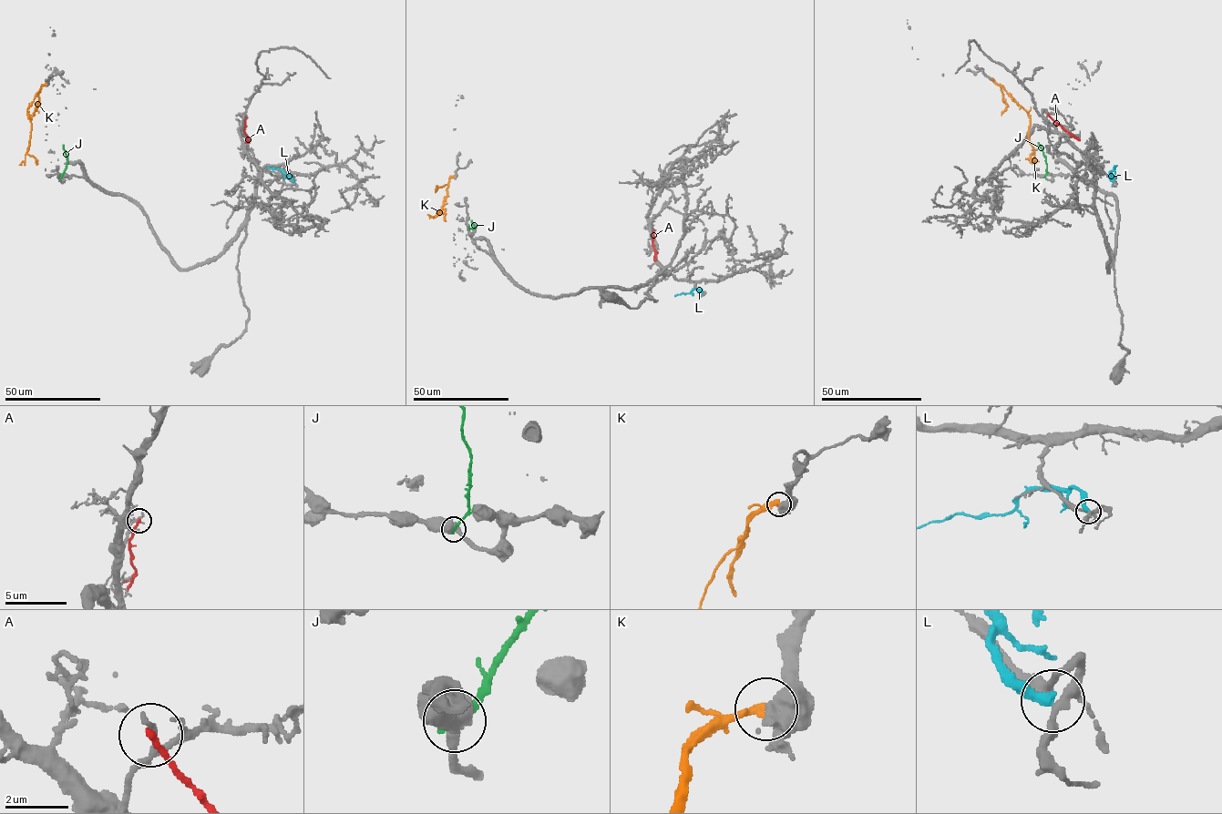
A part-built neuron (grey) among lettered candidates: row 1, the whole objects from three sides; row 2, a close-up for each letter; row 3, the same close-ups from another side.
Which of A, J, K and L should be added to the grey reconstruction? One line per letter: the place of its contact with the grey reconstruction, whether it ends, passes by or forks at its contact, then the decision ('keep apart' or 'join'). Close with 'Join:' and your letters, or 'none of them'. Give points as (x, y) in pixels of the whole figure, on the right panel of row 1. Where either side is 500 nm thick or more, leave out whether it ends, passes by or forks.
A: meets grey at (1048, 114); it ends there; keep apart
J: meets grey at (1044, 177); keep apart
K: meets grey at (991, 79); it ends there; keep apart
L: meets grey at (1114, 181); it ends there; keep apart
Join: none of them

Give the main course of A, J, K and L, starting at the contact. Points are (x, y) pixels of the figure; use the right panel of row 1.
A: (1048, 114), (1080, 139)
J: (1043, 177), (1045, 157), (1038, 142)
K: (991, 79), (1028, 114), (1028, 137), (1033, 151), (1031, 157), (1038, 161)
L: (1113, 181), (1110, 178), (1110, 172), (1116, 166)

